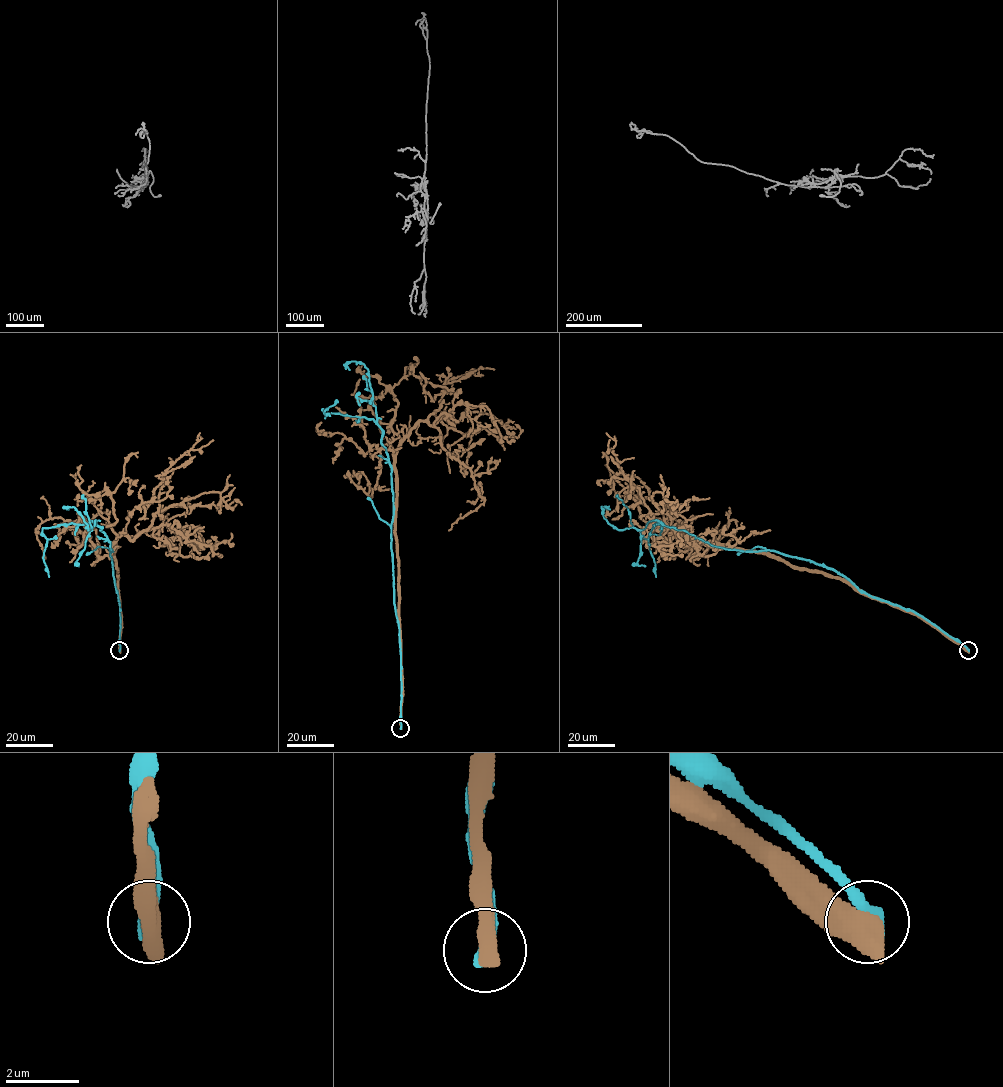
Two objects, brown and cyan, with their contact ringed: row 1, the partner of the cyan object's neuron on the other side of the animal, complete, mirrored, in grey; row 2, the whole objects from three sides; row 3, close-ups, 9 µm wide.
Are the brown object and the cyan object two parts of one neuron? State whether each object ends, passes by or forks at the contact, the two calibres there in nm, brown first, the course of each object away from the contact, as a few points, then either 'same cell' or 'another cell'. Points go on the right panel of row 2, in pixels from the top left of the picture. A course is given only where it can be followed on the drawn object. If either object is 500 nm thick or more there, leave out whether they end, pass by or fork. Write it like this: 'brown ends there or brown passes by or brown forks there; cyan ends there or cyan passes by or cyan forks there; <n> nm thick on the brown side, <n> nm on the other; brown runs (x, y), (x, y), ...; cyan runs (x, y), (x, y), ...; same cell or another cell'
750 nm thick on the brown side, 360 nm on the other; brown runs (968, 650), (838, 578), (766, 554), (661, 534), (671, 527), (681, 544), (708, 556), (770, 530); cyan runs (968, 650), (911, 610), (862, 592), (832, 569), (773, 551), (710, 545), (659, 521), (648, 537), (656, 577); another cell

